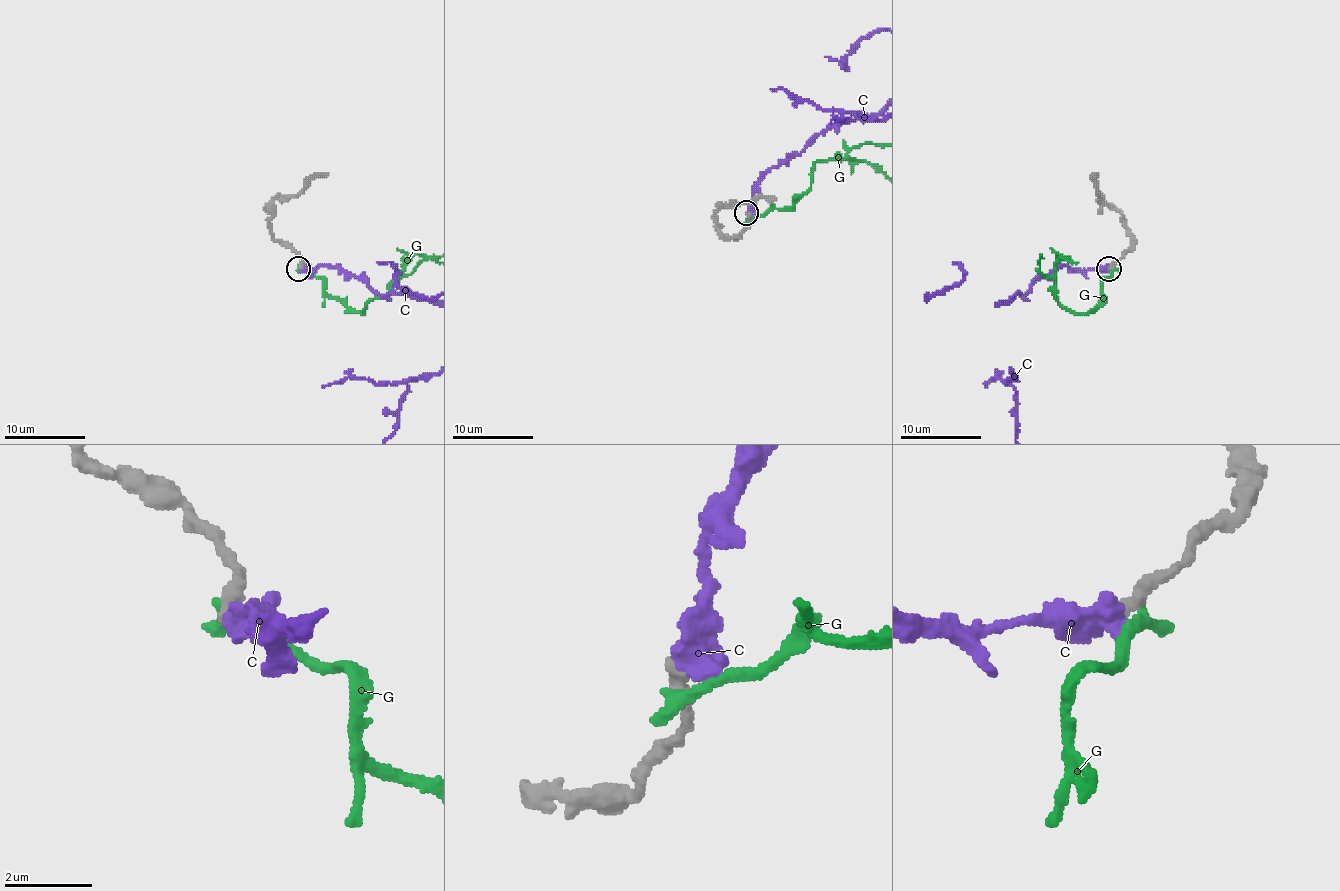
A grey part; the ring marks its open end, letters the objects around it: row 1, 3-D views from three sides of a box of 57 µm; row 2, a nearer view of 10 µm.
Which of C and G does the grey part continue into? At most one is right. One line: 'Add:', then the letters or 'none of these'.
Add: none of these

